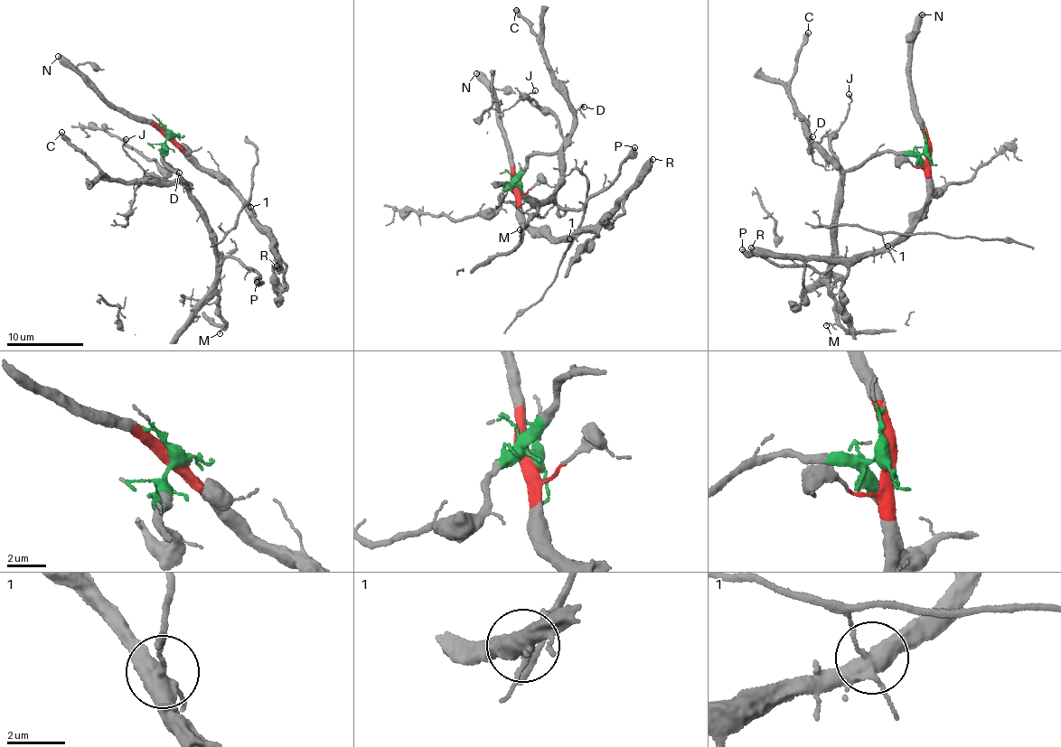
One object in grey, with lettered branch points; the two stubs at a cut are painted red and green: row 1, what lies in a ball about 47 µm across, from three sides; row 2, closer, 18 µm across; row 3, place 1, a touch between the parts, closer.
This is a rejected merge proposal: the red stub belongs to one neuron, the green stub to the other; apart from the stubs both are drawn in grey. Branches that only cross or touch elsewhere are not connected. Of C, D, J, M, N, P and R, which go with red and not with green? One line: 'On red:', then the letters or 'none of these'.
On red: N, R

